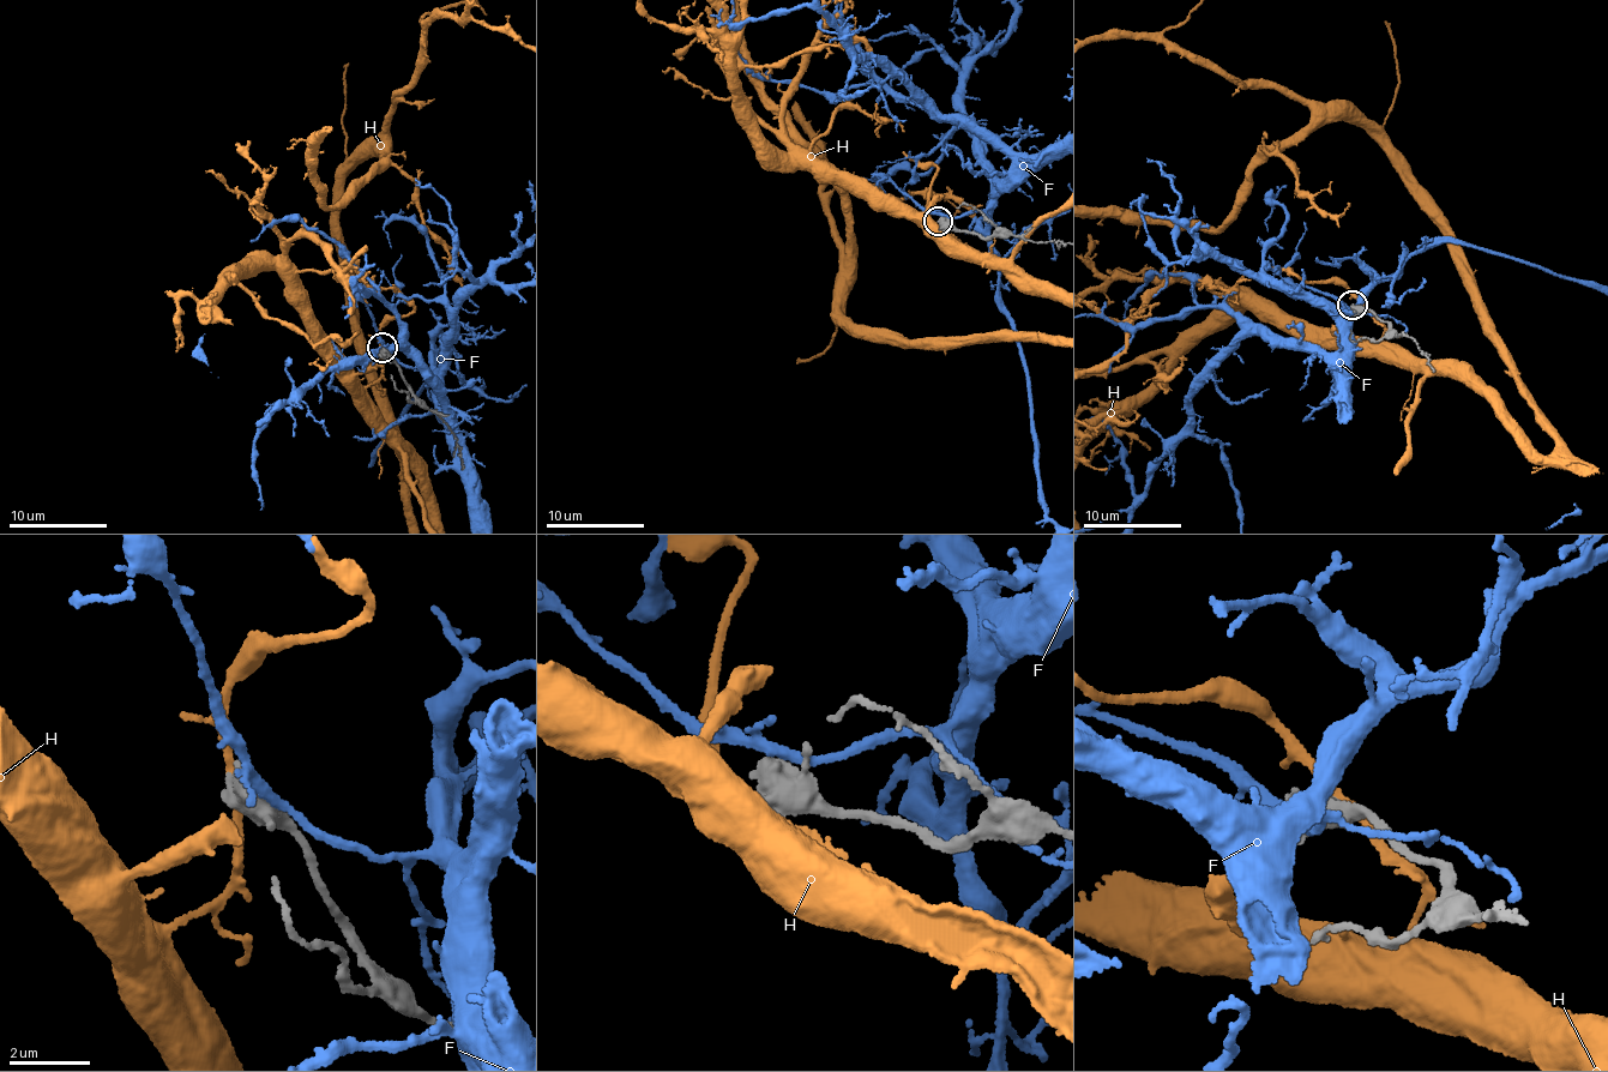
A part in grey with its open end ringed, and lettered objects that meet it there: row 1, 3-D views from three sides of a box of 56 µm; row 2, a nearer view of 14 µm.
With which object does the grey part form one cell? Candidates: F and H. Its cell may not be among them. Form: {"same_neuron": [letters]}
{"same_neuron": []}

